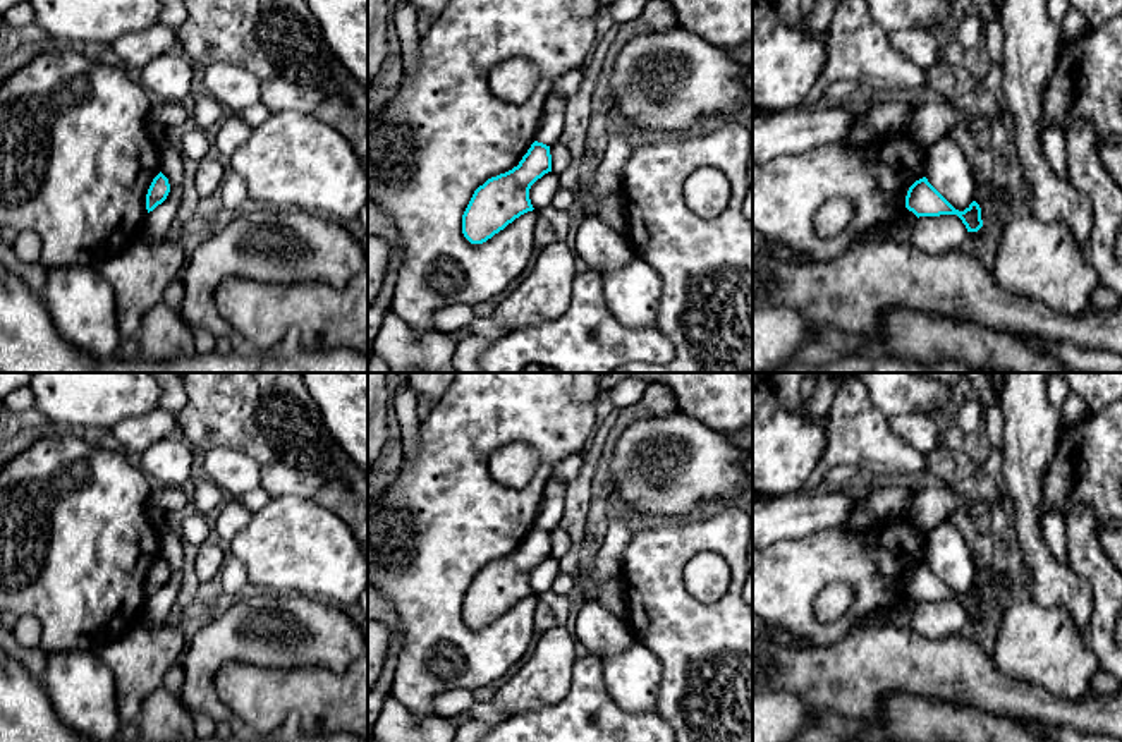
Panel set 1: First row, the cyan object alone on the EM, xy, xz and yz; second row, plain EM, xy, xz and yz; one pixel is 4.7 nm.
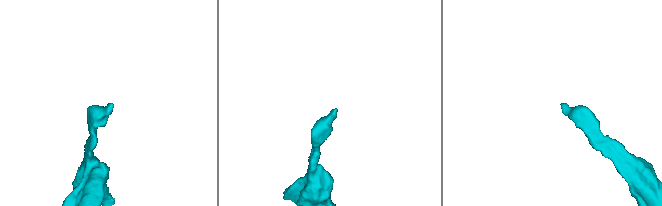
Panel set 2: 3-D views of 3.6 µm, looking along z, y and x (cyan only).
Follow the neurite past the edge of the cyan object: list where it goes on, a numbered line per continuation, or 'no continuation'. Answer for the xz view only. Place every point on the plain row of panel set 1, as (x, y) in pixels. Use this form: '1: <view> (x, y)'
no continuation

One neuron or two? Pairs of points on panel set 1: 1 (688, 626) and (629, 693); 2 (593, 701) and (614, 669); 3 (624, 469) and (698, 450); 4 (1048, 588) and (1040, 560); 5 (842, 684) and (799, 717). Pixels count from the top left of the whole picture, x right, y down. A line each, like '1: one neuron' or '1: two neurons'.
1: two neurons
2: two neurons
3: one neuron
4: one neuron
5: two neurons

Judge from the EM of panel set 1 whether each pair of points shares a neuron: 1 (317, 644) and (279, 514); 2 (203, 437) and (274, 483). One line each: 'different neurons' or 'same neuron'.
1: different neurons
2: same neuron

